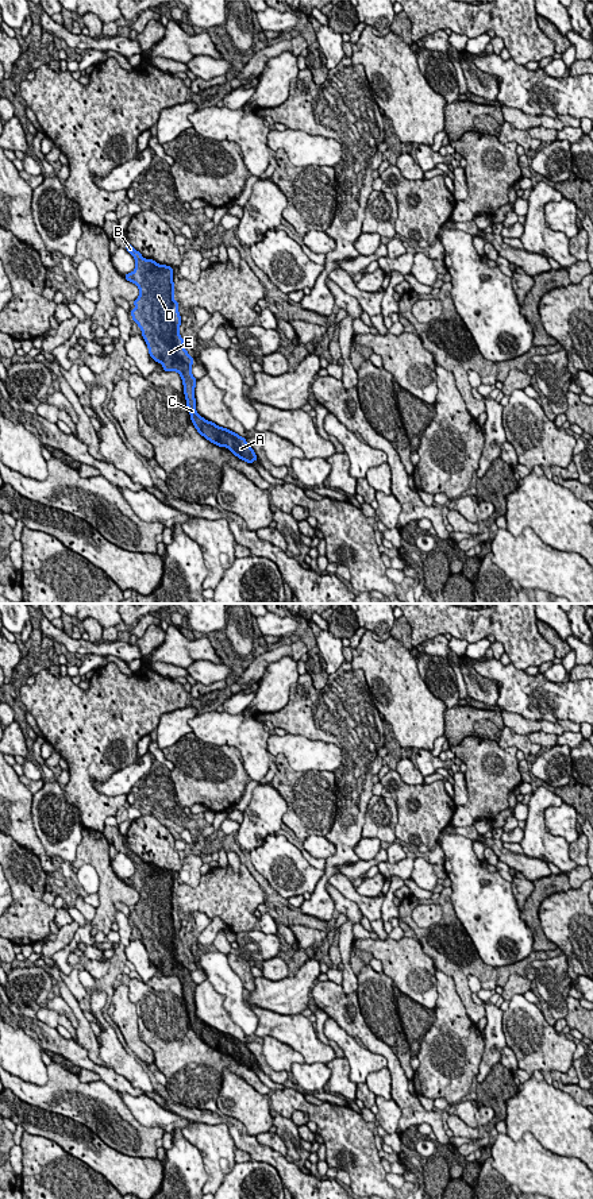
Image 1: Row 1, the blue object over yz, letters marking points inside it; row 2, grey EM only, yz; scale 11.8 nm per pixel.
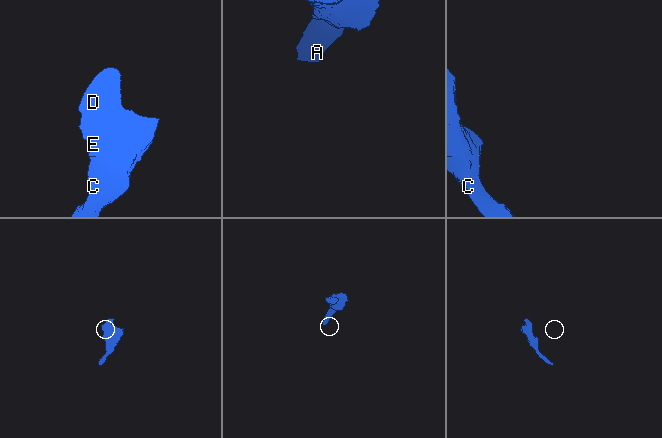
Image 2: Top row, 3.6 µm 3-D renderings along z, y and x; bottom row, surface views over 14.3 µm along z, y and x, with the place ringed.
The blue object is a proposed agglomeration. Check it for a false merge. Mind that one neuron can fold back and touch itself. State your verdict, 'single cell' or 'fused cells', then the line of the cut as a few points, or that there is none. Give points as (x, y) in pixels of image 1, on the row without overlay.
single cell; cut none

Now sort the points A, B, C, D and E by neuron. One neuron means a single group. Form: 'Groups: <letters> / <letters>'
Groups: A B C D E

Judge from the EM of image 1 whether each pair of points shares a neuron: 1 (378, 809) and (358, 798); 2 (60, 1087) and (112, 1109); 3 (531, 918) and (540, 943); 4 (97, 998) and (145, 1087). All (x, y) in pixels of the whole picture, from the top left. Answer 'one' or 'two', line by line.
1: two
2: one
3: one
4: one

